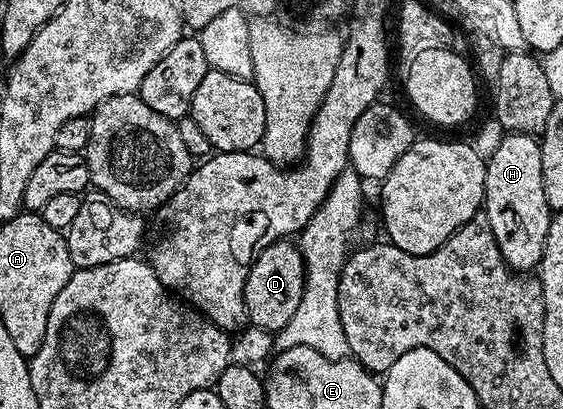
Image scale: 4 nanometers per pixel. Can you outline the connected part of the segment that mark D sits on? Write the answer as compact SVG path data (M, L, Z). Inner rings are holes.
M294 240L274 241L269 247L265 247L265 251L261 251L254 261L250 262L245 279L243 294L248 322L261 327L269 334L278 333L297 312L306 282L307 262Z

